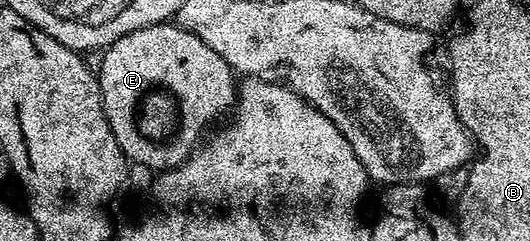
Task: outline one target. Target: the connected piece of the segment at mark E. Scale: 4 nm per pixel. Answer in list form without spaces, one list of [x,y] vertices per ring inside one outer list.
[[[175,23],[147,25],[119,37],[114,44],[104,49],[98,80],[100,82],[100,98],[104,104],[104,114],[114,131],[114,139],[118,139],[118,147],[124,152],[124,156],[128,158],[129,162],[136,164],[137,161],[138,164],[145,165],[148,169],[156,169],[155,171],[173,169],[176,165],[181,165],[192,154],[193,149],[197,148],[201,138],[205,136],[204,128],[215,117],[222,116],[221,118],[223,118],[235,106],[238,88],[237,74],[228,66],[226,59],[222,59],[222,55],[218,55],[218,51],[214,51],[214,47],[206,47],[206,43],[202,43],[202,39],[198,39],[196,33],[186,31],[181,25]]]

